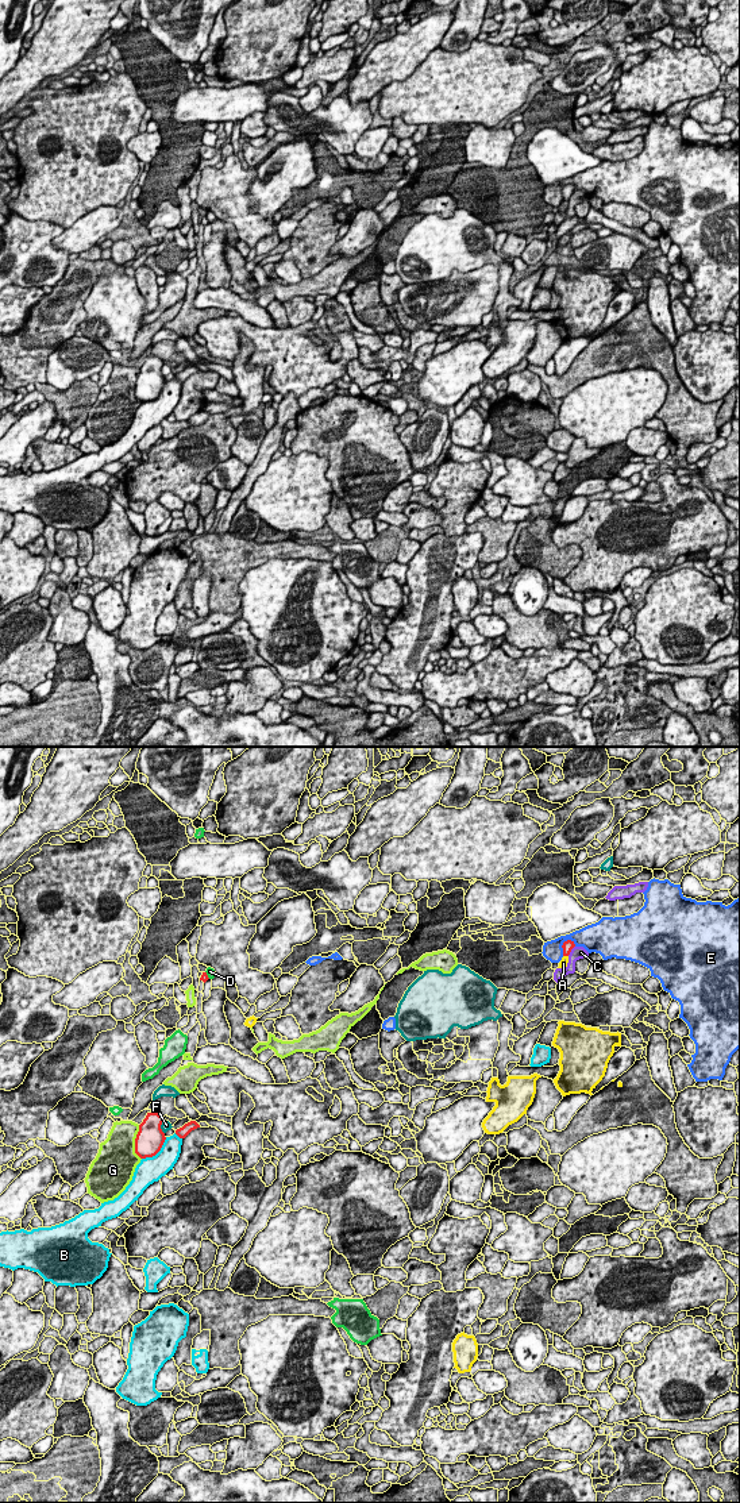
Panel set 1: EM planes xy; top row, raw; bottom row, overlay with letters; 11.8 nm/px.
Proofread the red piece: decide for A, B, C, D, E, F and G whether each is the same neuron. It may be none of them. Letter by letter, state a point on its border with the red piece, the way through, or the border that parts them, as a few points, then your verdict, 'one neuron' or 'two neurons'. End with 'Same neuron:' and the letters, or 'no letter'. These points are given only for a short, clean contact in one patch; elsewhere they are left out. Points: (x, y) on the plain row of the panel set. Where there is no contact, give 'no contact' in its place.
A: xy (566, 199) | along xy (563, 199), (567, 200) | two neurons
B: xy (157, 396) | two neurons
C: xy (570, 195) | two neurons
D: xy (207, 219) | two neurons
E: xy (563, 188) | two neurons
F: xy (160, 370) | two neurons
G: xy (135, 386) | two neurons
Same neuron: no letter

